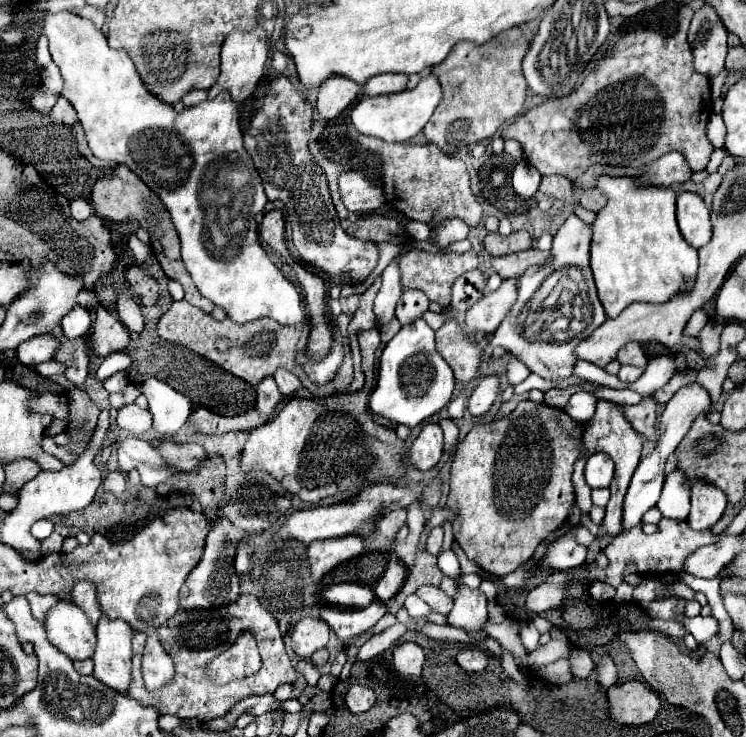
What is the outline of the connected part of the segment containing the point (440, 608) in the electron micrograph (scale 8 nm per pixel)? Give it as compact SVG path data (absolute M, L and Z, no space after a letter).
M421 585L421 587L417 589L417 595L419 595L433 611L437 611L437 613L441 613L441 615L447 615L447 613L451 611L451 607L453 607L453 599L447 597L441 589L437 589L437 587L433 587L433 585Z

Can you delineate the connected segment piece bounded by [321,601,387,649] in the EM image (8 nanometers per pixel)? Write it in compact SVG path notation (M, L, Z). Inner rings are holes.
M373 601L363 609L339 609L321 605L321 619L327 621L327 625L337 633L341 649L345 649L353 637L371 629L385 613L387 609L381 601Z

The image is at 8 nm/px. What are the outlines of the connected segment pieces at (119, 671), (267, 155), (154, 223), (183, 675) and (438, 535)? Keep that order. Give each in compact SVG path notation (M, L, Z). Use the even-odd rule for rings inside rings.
M105 615L97 623L97 649L93 655L93 677L105 683L107 687L125 693L131 683L131 637L133 629L125 621L111 621L105 619Z
M277 77L271 83L269 95L265 97L263 109L253 117L249 131L245 133L245 149L249 151L255 169L261 175L265 193L269 197L269 201L281 199L287 205L287 221L291 223L293 229L293 245L301 257L303 263L313 265L315 269L323 271L329 275L333 285L351 285L351 283L363 283L373 269L377 267L379 261L379 247L377 243L367 243L363 239L355 239L349 237L341 227L339 227L339 219L335 213L335 207L331 203L331 195L327 189L327 181L325 175L321 171L321 167L313 161L309 149L307 149L307 141L309 141L309 133L311 133L311 115L313 115L313 107L299 95L299 91L291 85L291 81L287 77Z
M117 165L113 175L109 177L103 177L95 183L93 187L93 193L91 193L91 203L95 207L95 213L99 217L105 217L105 219L111 219L111 221L125 221L125 219L135 219L139 221L139 225L151 235L151 247L153 247L153 253L157 257L157 261L161 263L165 275L169 279L175 279L183 285L185 289L185 301L187 303L193 303L195 307L199 307L203 313L211 313L213 311L213 303L207 301L199 291L197 287L193 285L183 261L181 261L181 255L179 255L179 235L173 227L173 221L171 221L171 215L169 211L165 209L165 205L161 203L161 199L133 173L129 171L125 165Z
M241 595L231 607L219 607L209 611L177 611L175 617L159 629L161 645L171 655L175 665L175 679L179 681L177 689L171 689L167 701L157 701L161 713L173 713L179 717L195 717L199 721L215 719L217 715L225 715L229 707L249 695L267 695L275 693L275 689L283 683L293 685L297 681L297 671L293 669L285 647L281 631L277 629L277 621L273 615L257 601L255 595ZM249 631L259 645L261 653L261 669L247 677L235 679L225 685L215 685L207 679L205 671L213 657L227 651L235 643L237 633Z
M435 527L435 529L431 531L431 535L429 535L427 551L429 551L431 555L439 555L441 547L443 547L443 529L441 529L441 527Z

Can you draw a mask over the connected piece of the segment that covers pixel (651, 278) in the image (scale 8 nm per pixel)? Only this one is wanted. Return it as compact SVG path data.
M599 177L597 189L607 195L607 205L597 213L593 221L593 243L591 243L591 269L599 299L609 319L615 319L633 301L665 303L681 293L693 289L697 277L697 249L693 249L679 233L675 219L675 191L663 187L637 187L631 177Z

